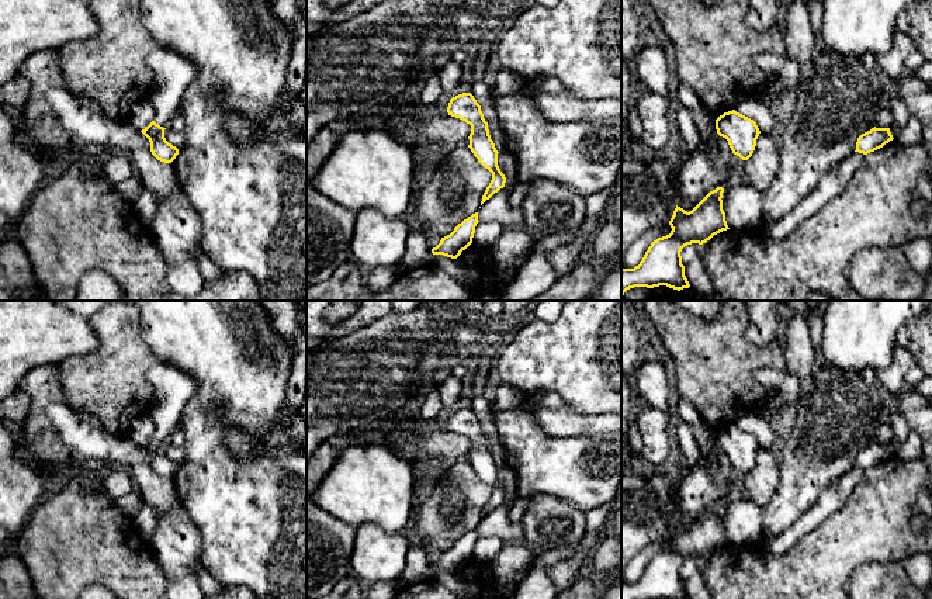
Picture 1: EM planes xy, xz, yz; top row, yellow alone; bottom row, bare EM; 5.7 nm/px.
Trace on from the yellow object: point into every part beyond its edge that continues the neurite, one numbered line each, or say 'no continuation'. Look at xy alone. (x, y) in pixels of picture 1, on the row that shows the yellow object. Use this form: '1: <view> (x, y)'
1: xy (172, 73)

